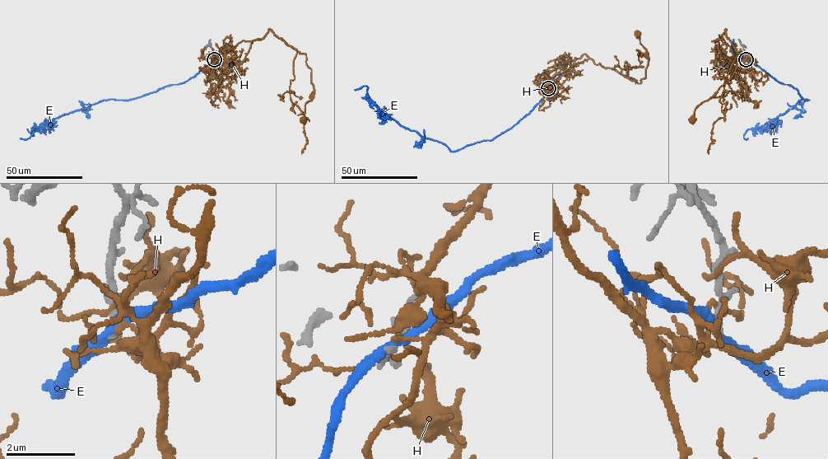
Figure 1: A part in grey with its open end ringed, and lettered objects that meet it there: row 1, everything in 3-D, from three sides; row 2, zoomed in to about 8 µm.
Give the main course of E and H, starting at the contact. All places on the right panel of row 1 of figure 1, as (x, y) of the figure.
E: (746, 59), (809, 100), (799, 100), (784, 114), (749, 128), (743, 138), (748, 138)
H: (746, 58), (712, 41), (721, 39), (725, 29), (741, 58), (732, 77), (700, 103), (691, 119)

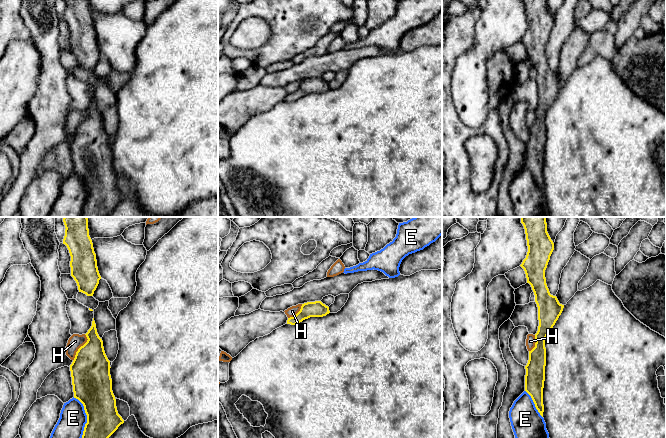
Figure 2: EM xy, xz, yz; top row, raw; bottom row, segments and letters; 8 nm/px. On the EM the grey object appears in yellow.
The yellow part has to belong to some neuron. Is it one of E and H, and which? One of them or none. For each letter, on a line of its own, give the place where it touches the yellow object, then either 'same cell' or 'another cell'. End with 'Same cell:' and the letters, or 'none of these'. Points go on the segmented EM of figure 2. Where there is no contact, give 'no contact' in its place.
E: xy (87, 416) | another cell
H: xy (80, 347) | another cell
Same cell: none of these

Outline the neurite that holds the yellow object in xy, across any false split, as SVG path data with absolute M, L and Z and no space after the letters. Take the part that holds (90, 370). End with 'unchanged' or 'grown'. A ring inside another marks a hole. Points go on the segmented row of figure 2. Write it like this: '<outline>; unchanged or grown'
M94 318L85 335L88 340L78 349L70 365L74 398L83 404L87 415L82 438L109 438L124 420L117 411L110 361Z; unchanged

